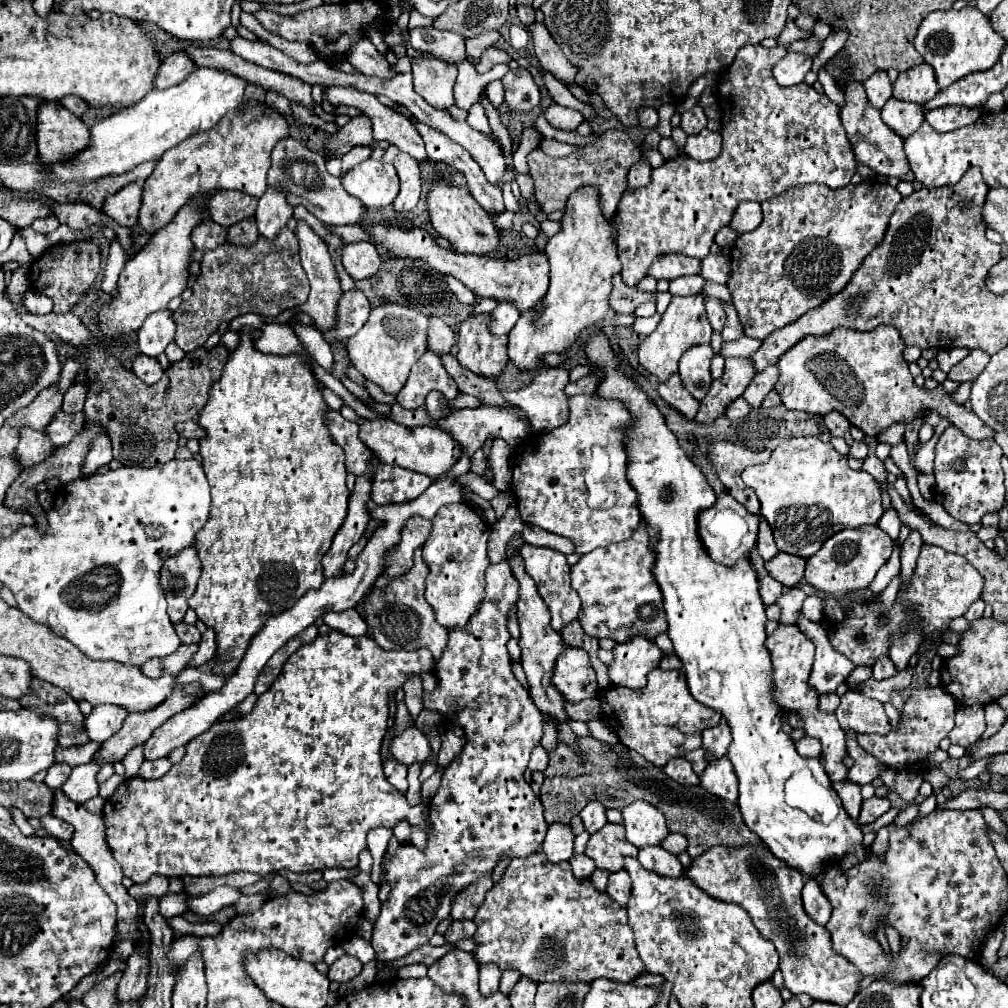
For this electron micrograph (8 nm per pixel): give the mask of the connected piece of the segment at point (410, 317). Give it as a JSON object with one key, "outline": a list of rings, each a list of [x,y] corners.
{"outline":[[[381,304],[371,310],[365,326],[347,340],[347,352],[355,360],[355,368],[387,394],[397,394],[411,366],[427,352],[427,316],[407,306]]]}

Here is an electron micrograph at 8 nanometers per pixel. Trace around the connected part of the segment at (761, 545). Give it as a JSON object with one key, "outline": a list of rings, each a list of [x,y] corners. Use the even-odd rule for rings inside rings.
{"outline":[[[761,518],[759,522],[759,540],[757,540],[757,550],[759,554],[763,556],[763,560],[771,560],[779,550],[775,548],[775,542],[773,542],[773,532],[769,528],[769,524]]]}

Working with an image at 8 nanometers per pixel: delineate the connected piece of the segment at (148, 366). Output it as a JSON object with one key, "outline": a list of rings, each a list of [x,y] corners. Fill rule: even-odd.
{"outline":[[[139,354],[133,362],[133,372],[145,382],[145,384],[155,384],[163,376],[163,368],[157,362],[157,358]]]}

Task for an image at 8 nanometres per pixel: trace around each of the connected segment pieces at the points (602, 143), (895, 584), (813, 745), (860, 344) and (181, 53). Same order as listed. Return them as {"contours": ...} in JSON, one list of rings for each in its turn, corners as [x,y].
{"contours":[[[[607,130],[594,143],[577,148],[579,150],[575,150],[565,158],[551,158],[541,150],[535,150],[527,156],[529,170],[535,180],[535,198],[541,210],[547,214],[555,210],[565,210],[571,192],[583,186],[593,186],[599,190],[599,206],[603,210],[603,216],[613,218],[617,210],[617,196],[625,192],[627,168],[631,168],[631,164],[635,164],[635,160],[639,160],[641,156],[639,148],[631,142],[631,138],[623,130]]],[[[897,575],[880,595],[880,600],[886,608],[890,609],[893,606],[900,584],[901,579],[900,576]]],[[[805,736],[805,738],[801,738],[801,740],[797,742],[797,752],[799,752],[801,756],[805,756],[805,758],[819,758],[819,754],[821,754],[821,744],[819,744],[819,740],[815,740],[815,738],[811,738],[811,736]]],[[[879,326],[871,332],[837,328],[827,336],[807,336],[779,358],[775,392],[789,410],[803,410],[821,416],[839,410],[867,436],[879,436],[893,422],[911,422],[919,410],[933,408],[969,438],[993,438],[993,430],[973,412],[951,402],[949,394],[941,386],[935,390],[915,386],[907,362],[903,360],[903,350],[905,346],[901,336],[893,326]]],[[[177,50],[163,60],[161,70],[157,72],[157,78],[155,78],[155,88],[175,86],[195,70],[197,70],[197,64],[193,64],[191,56],[187,56],[185,50]]]]}

